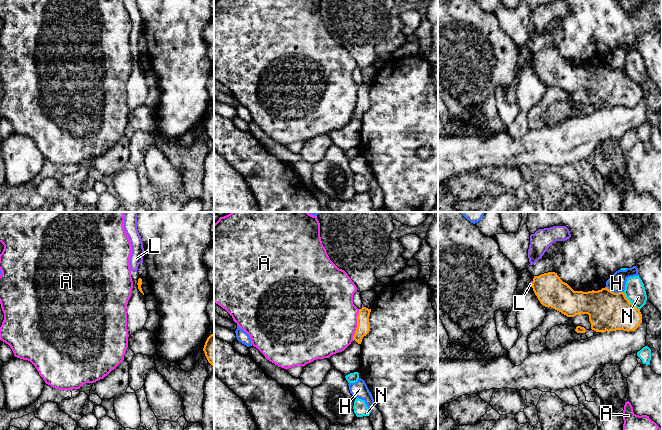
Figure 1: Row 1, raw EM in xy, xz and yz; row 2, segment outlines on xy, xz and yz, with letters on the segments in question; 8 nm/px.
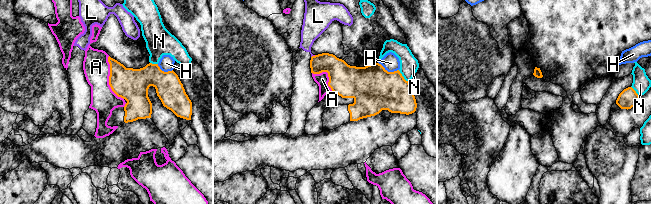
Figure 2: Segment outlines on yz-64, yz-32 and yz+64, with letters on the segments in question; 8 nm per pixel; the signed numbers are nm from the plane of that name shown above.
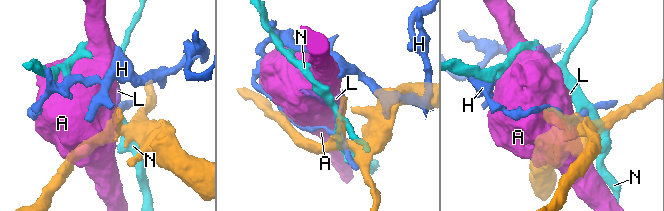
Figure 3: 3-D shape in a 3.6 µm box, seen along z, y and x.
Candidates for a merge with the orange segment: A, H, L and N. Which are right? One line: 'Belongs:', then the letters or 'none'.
Belongs: none

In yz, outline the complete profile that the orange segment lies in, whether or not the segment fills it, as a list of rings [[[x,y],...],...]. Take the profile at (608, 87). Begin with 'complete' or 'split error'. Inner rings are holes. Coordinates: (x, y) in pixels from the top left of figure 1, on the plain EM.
complete; [[[555,48],[534,52],[532,64],[540,79],[567,93],[588,90],[591,105],[596,108],[635,107],[642,90],[625,72],[607,63],[598,67],[574,67]]]

